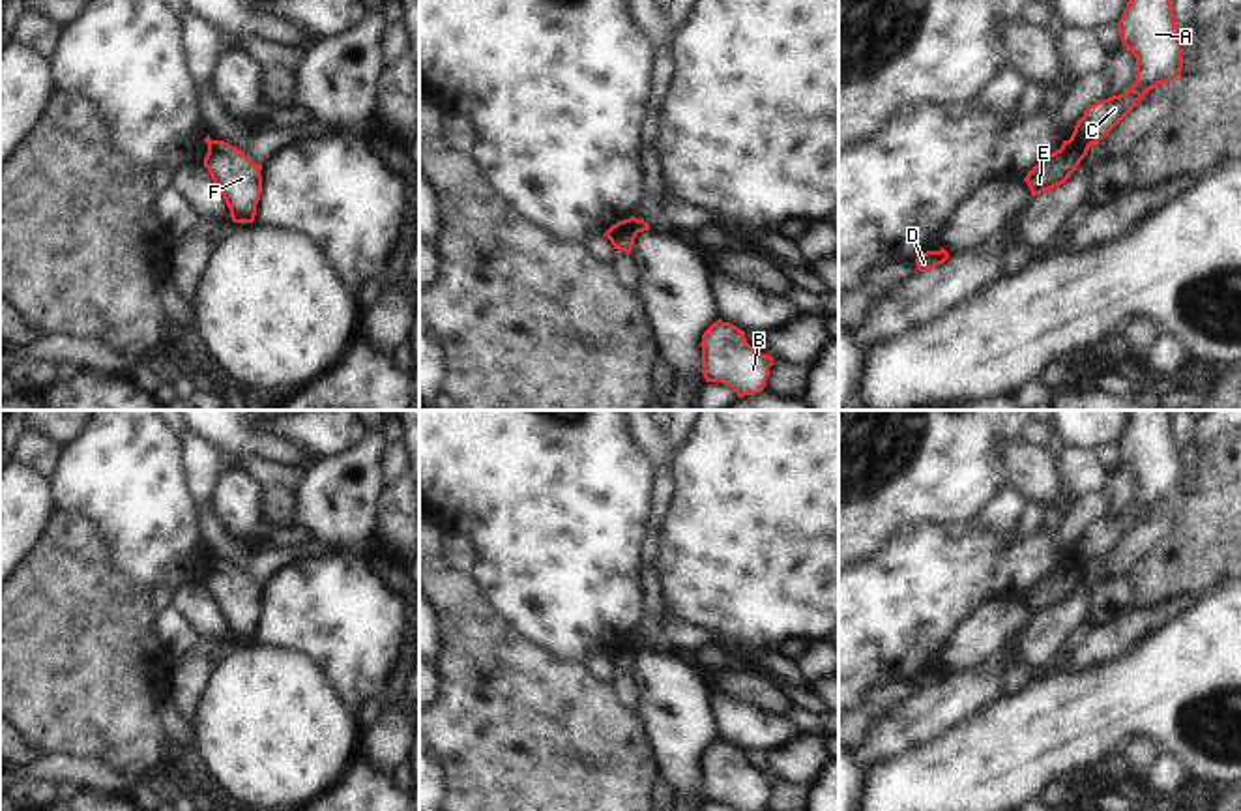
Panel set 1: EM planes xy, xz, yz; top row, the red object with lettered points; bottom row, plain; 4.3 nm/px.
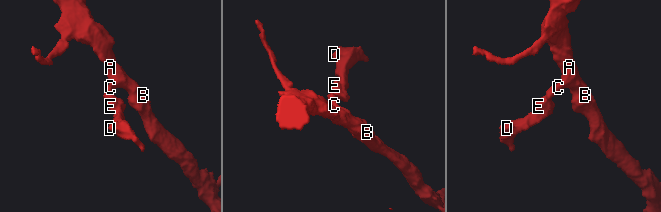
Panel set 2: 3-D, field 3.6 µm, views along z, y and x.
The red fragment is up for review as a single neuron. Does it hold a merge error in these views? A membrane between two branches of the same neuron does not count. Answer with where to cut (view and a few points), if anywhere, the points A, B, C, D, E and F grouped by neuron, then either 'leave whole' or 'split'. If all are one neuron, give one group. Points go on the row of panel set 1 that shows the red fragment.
cut in yz along (1069, 139), (1086, 152); A B C / D E F; split

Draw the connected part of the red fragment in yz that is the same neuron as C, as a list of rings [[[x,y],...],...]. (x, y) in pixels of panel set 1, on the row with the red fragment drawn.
[[[1129,0],[1117,22],[1121,43],[1136,56],[1136,81],[1119,96],[1084,111],[1071,142],[1088,152],[1104,139],[1153,88],[1181,75],[1181,28],[1174,21],[1172,0]]]

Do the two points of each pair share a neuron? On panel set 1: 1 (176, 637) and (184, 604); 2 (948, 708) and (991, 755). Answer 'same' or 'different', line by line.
1: different
2: different

